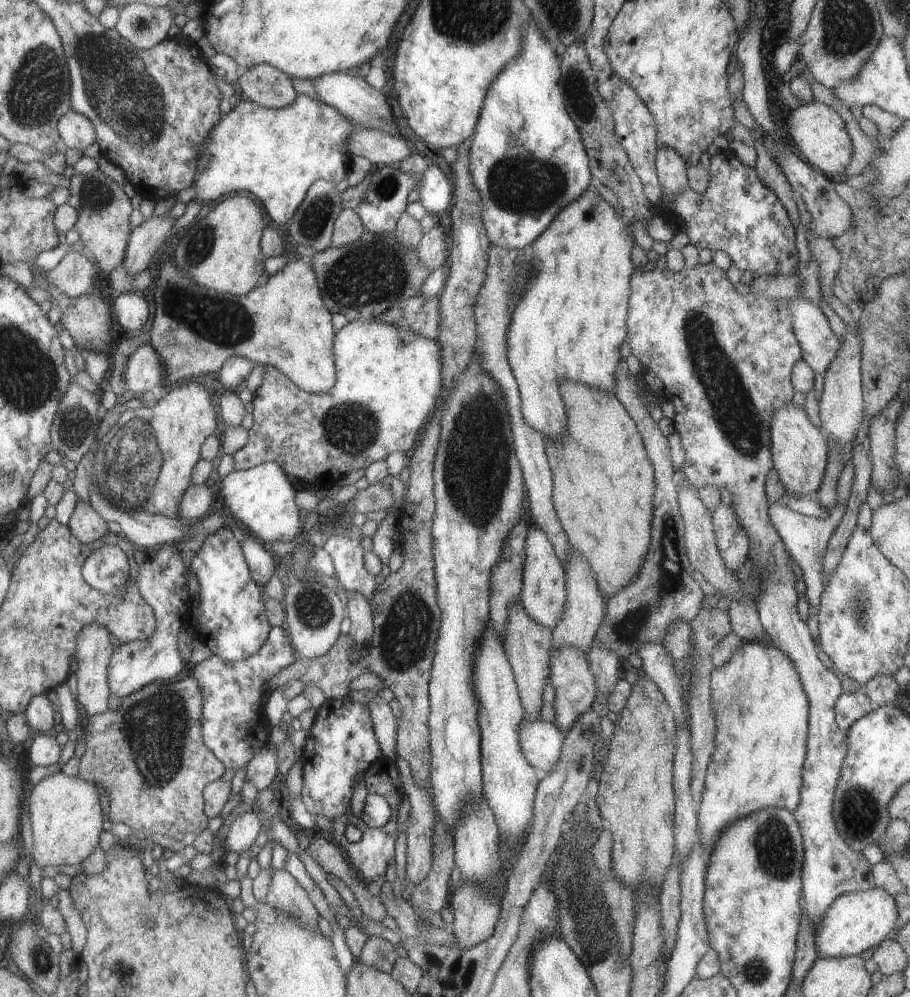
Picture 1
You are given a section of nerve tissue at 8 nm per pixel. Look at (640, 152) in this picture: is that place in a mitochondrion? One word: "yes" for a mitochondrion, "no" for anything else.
no

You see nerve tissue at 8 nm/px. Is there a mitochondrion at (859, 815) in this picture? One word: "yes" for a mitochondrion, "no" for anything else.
yes

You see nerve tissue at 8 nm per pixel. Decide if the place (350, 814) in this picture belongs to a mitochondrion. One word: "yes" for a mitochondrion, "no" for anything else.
no

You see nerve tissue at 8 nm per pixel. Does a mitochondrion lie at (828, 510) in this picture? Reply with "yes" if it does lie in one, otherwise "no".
no

